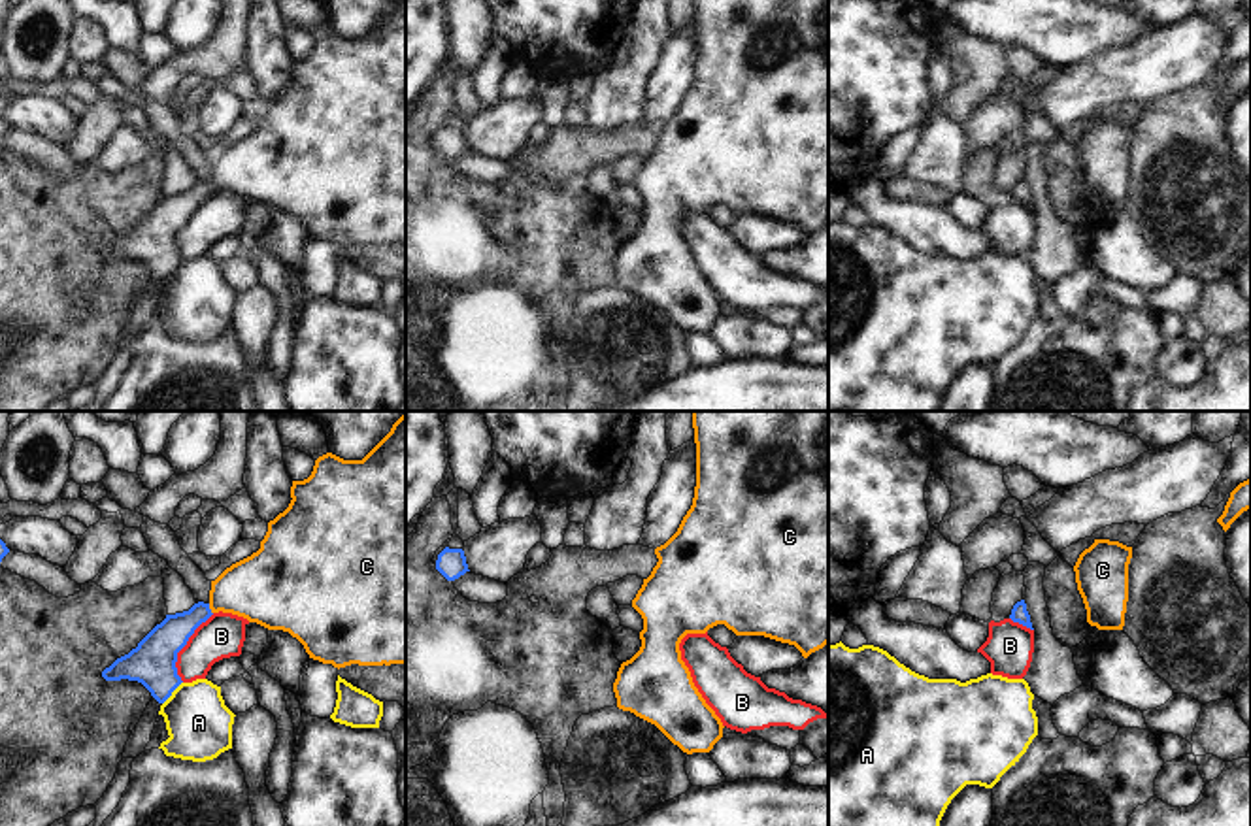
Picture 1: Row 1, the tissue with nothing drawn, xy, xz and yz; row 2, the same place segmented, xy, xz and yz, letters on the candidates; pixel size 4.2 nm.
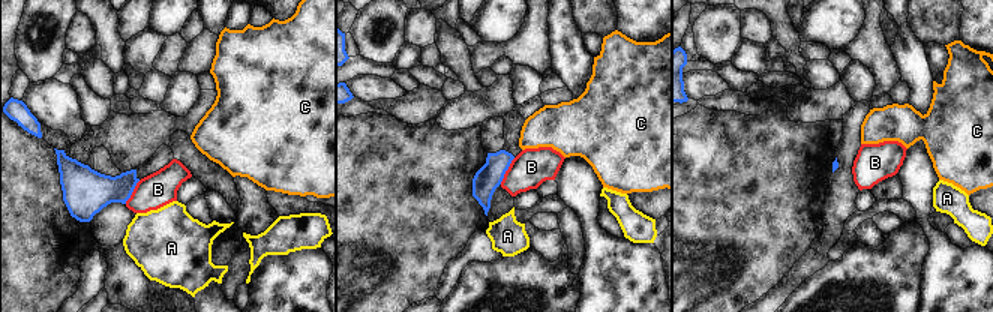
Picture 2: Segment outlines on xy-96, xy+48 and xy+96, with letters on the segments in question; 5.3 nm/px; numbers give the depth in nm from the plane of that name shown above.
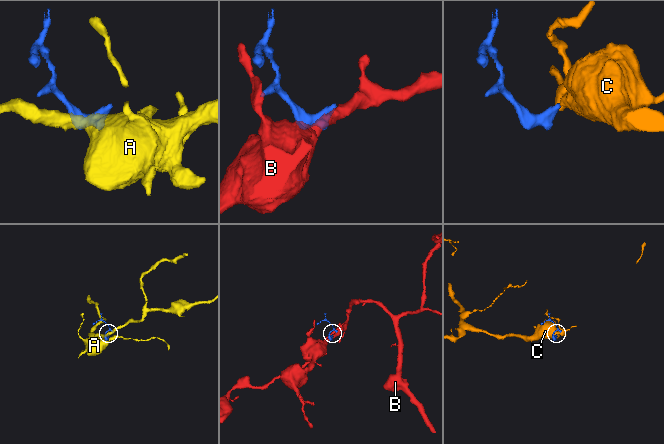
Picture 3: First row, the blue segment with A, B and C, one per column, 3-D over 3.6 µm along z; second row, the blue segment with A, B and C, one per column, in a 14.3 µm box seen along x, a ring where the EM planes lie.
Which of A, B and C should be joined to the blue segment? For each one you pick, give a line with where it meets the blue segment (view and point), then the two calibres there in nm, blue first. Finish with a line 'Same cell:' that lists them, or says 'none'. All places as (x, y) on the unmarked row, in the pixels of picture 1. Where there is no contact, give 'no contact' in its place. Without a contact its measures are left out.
C: xy (210, 187) | 150/300 nm
Same cell: C

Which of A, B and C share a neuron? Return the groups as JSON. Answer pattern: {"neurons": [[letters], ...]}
{"neurons": [["A"], ["B"], ["C"]]}

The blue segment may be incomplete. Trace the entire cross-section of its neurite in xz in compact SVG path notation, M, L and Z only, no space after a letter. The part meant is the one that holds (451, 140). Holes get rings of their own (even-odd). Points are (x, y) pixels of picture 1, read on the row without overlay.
M445 124L436 138L436 147L447 157L455 158L464 153L468 147L466 134L462 126Z

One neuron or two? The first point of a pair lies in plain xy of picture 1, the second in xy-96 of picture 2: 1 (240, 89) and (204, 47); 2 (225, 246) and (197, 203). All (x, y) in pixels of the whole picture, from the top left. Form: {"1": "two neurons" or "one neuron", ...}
{"1": "one neuron", "2": "two neurons"}

